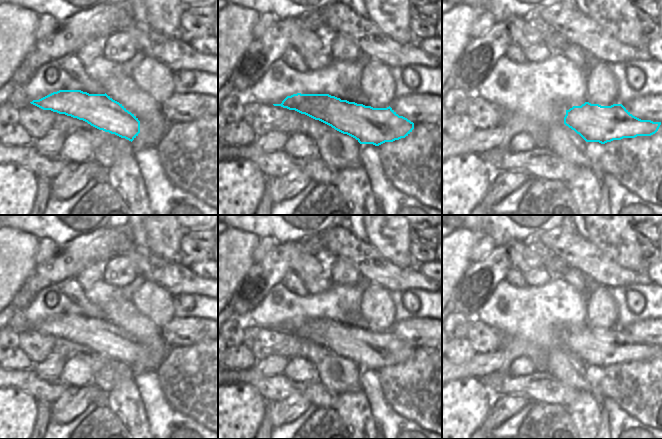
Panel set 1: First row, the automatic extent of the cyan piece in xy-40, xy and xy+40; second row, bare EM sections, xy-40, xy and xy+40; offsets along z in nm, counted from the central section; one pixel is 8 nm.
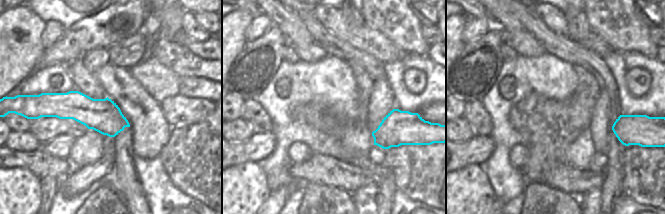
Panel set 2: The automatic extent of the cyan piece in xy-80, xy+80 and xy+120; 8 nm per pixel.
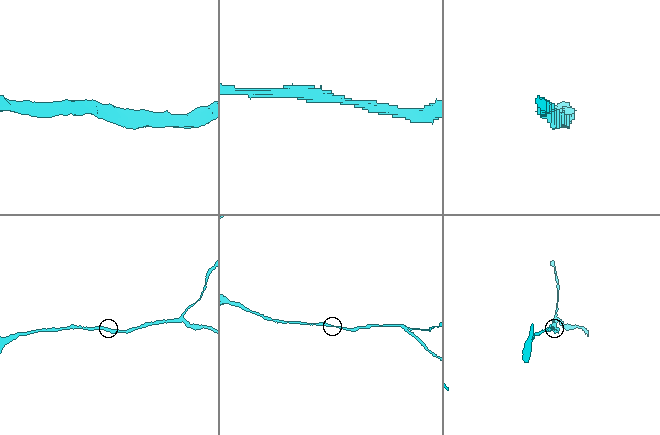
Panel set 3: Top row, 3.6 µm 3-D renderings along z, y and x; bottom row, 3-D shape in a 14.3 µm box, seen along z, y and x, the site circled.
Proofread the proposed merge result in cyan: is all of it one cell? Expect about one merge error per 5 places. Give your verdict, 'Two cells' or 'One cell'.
One cell.

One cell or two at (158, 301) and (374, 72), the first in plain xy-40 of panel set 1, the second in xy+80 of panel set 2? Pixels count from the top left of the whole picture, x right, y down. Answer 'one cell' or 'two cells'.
two cells

